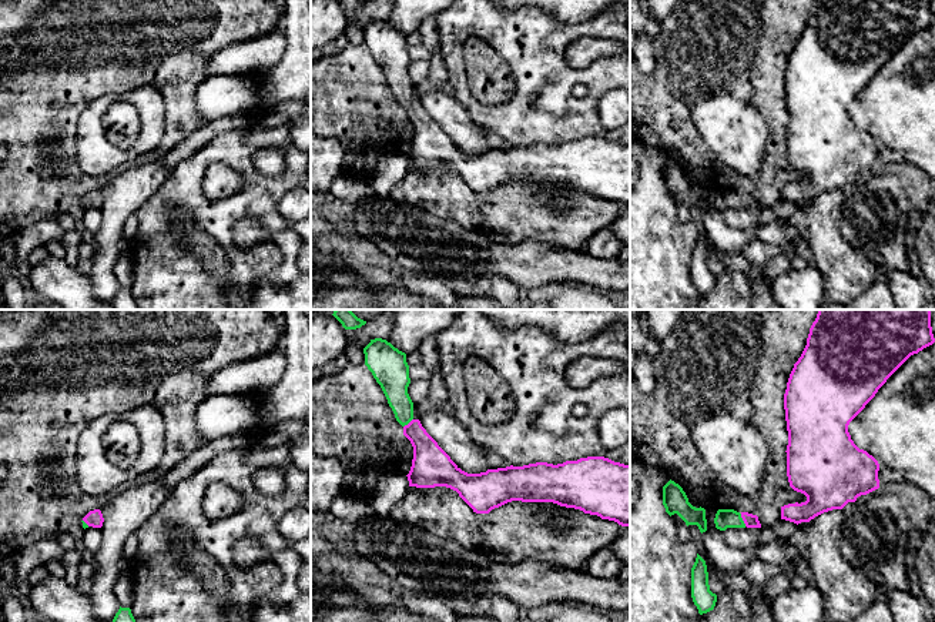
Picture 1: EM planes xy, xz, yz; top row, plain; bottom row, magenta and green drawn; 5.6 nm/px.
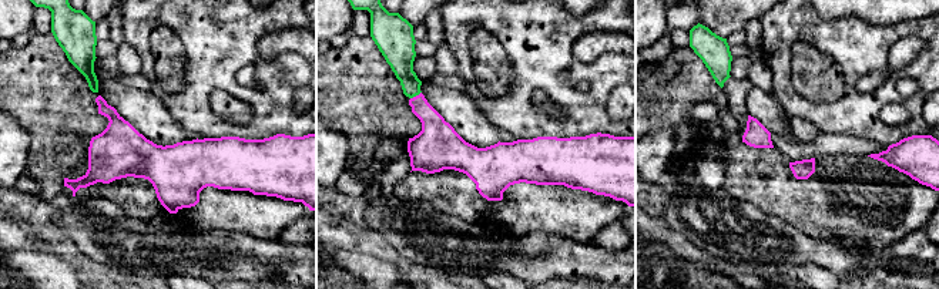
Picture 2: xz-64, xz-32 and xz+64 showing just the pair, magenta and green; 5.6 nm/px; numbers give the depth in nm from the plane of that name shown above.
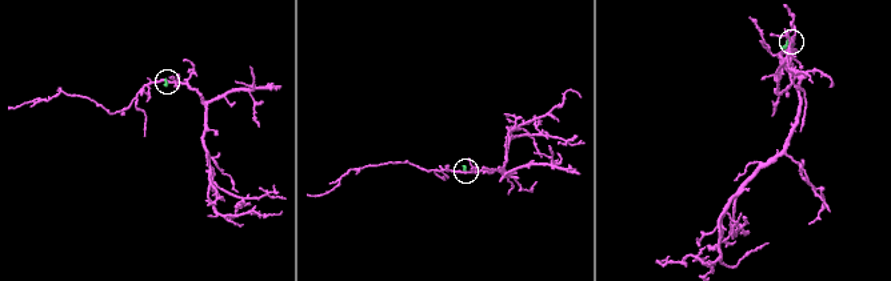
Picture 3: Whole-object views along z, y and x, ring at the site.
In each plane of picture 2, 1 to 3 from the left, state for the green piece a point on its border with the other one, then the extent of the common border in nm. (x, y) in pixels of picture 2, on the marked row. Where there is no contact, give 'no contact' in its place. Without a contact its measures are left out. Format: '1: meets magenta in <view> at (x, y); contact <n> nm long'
1: no contact
2: meets magenta in xz-32 at (416, 96); contact 80 nm long
3: no contact

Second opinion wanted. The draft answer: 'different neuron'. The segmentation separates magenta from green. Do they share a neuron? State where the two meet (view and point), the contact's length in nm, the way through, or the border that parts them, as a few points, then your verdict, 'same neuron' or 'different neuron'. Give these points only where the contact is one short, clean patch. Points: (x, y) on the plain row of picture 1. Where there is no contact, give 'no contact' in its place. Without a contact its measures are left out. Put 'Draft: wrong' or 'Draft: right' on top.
Draft: wrong
meets magenta in yz at (743, 200); contact 80 nm long; runs through yz (751, 201), (743, 200), (724, 199); same neuron

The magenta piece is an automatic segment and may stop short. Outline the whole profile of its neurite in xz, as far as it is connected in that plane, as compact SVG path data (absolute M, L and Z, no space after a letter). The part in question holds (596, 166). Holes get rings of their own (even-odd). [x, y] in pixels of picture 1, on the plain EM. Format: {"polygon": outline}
{"polygon": "M382 19L371 20L363 34L365 46L413 127L412 147L406 156L409 167L450 168L476 194L489 194L512 181L553 183L630 207L630 144L587 137L557 146L536 143L468 154L413 98L406 34Z"}

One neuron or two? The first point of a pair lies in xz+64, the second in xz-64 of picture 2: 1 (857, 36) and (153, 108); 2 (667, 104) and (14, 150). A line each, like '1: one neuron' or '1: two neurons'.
1: two neurons
2: two neurons

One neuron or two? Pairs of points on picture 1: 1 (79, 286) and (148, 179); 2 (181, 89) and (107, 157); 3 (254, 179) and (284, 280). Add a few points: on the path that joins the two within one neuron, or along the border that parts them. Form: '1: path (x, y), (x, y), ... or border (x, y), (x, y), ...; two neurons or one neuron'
1: border (89, 274), (94, 294); two neurons
2: border (128, 89), (150, 86), (161, 94); two neurons
3: border (284, 260), (272, 270), (261, 274), (252, 286); two neurons

